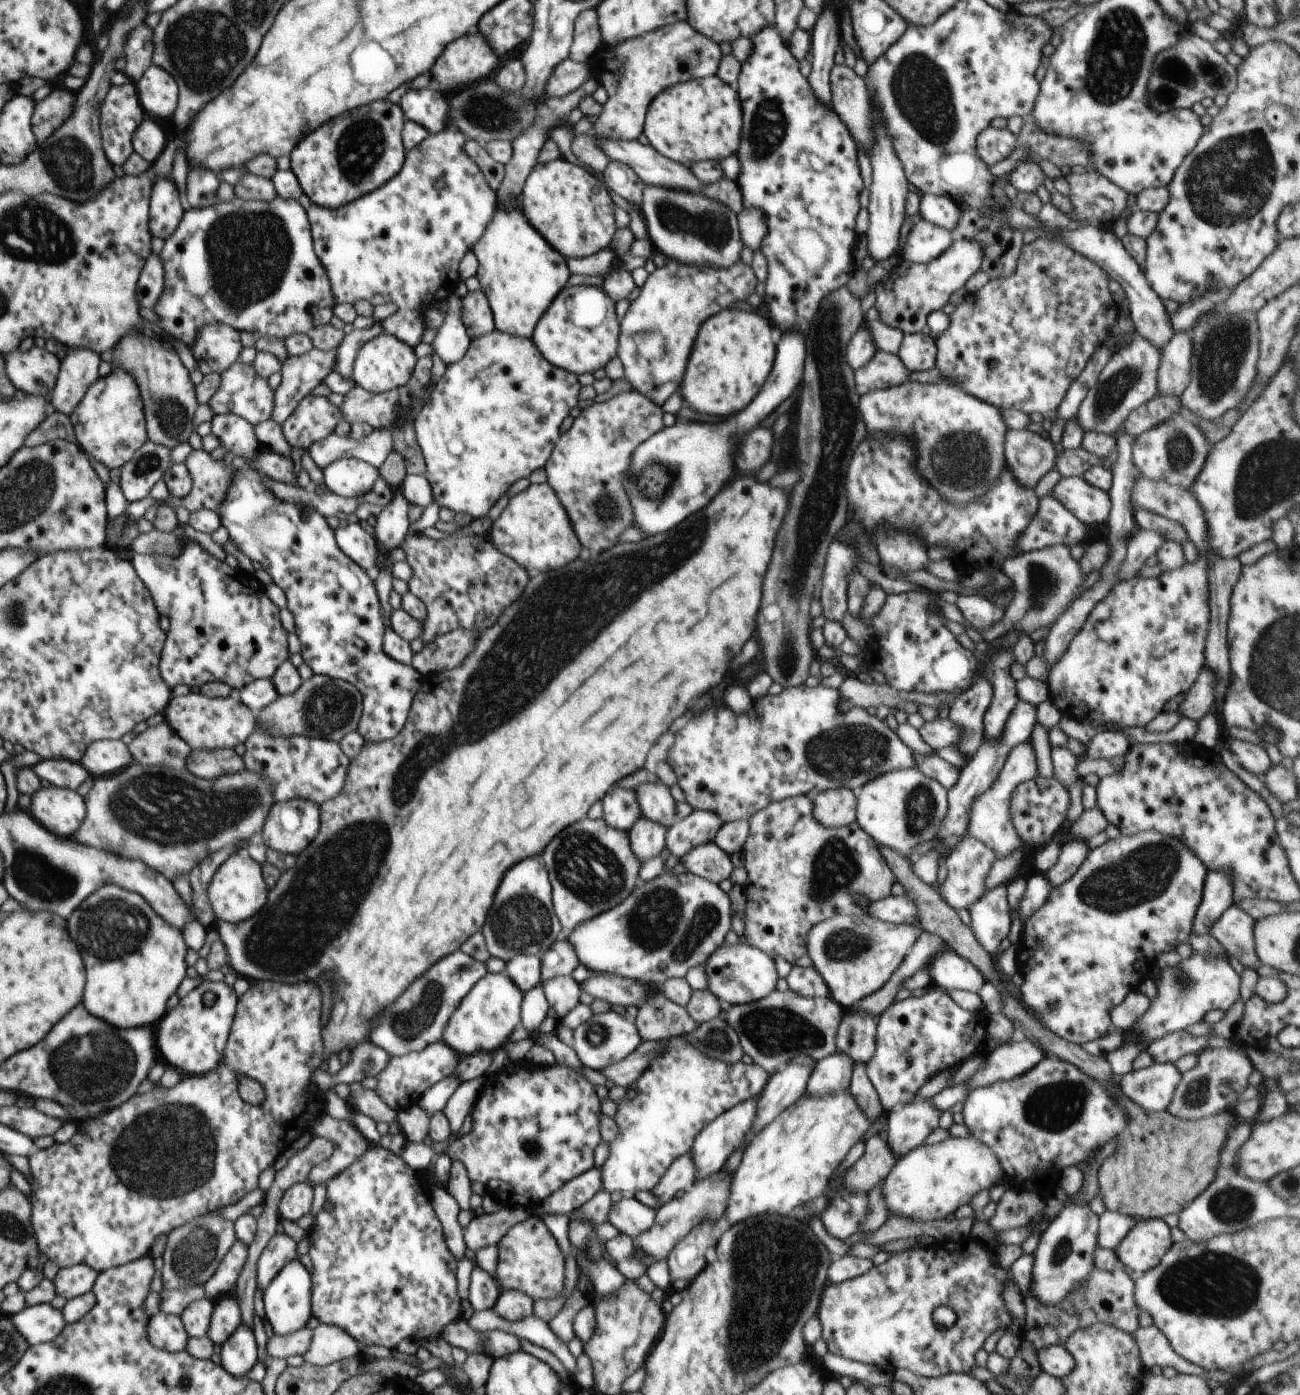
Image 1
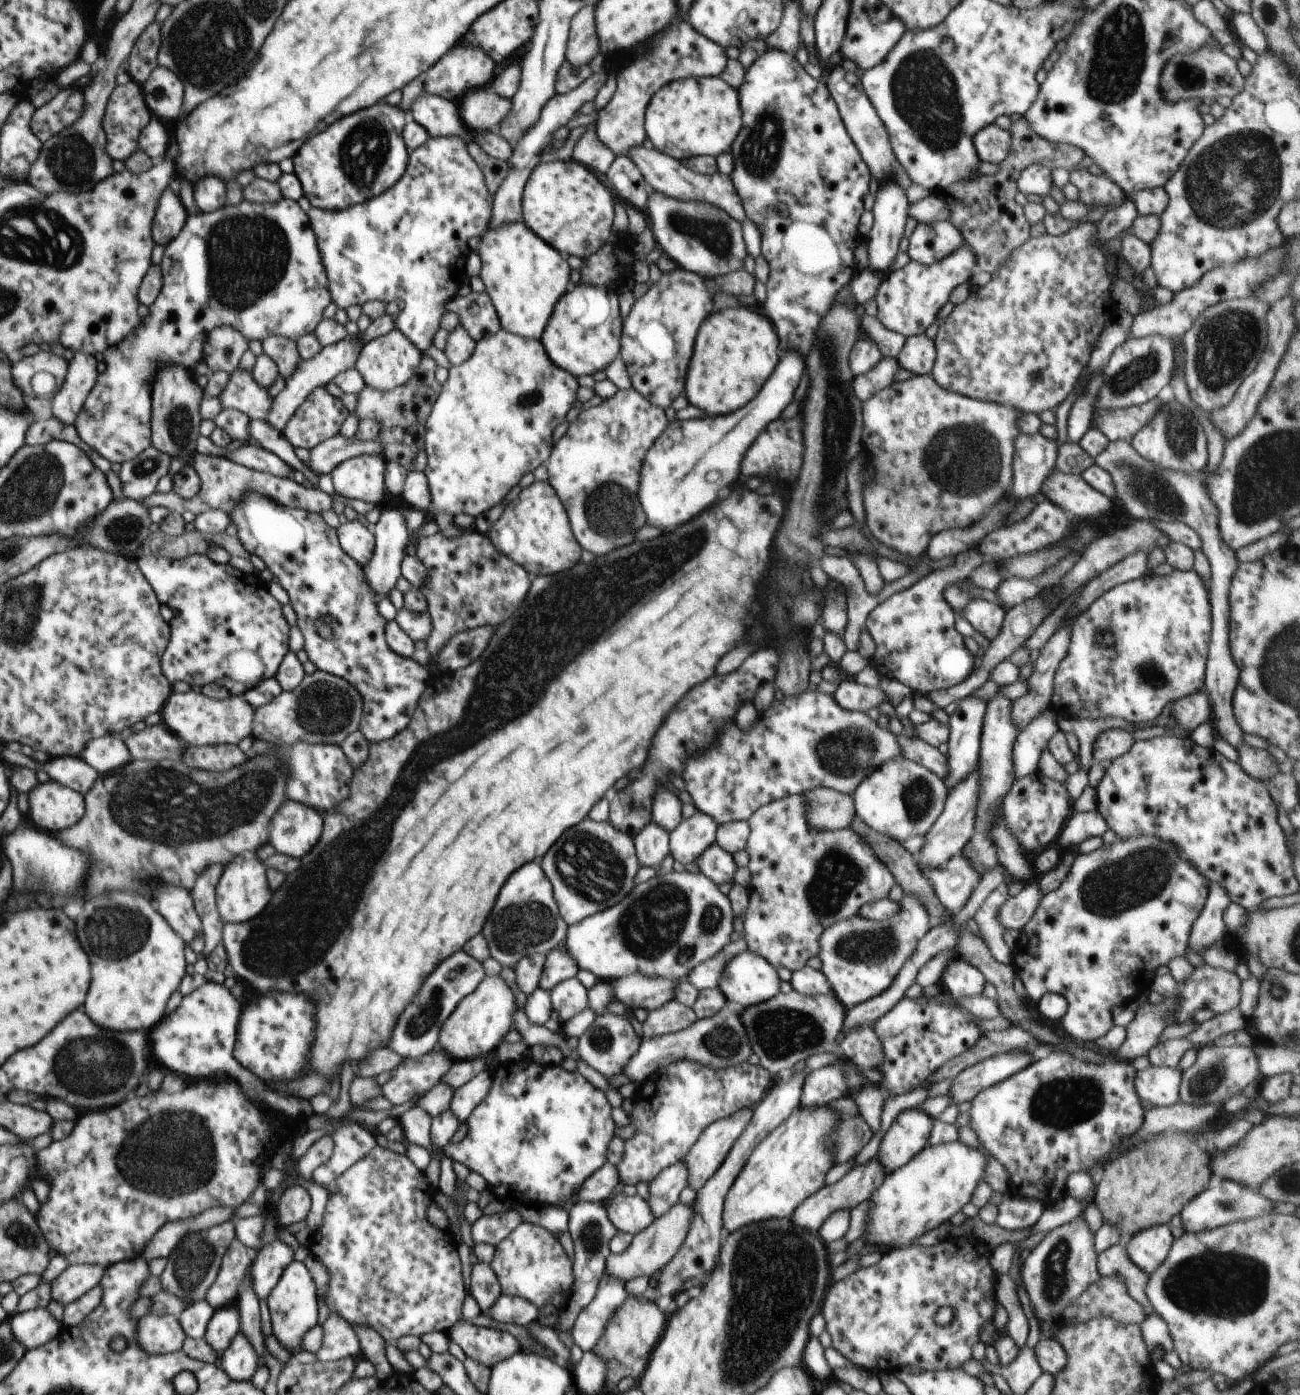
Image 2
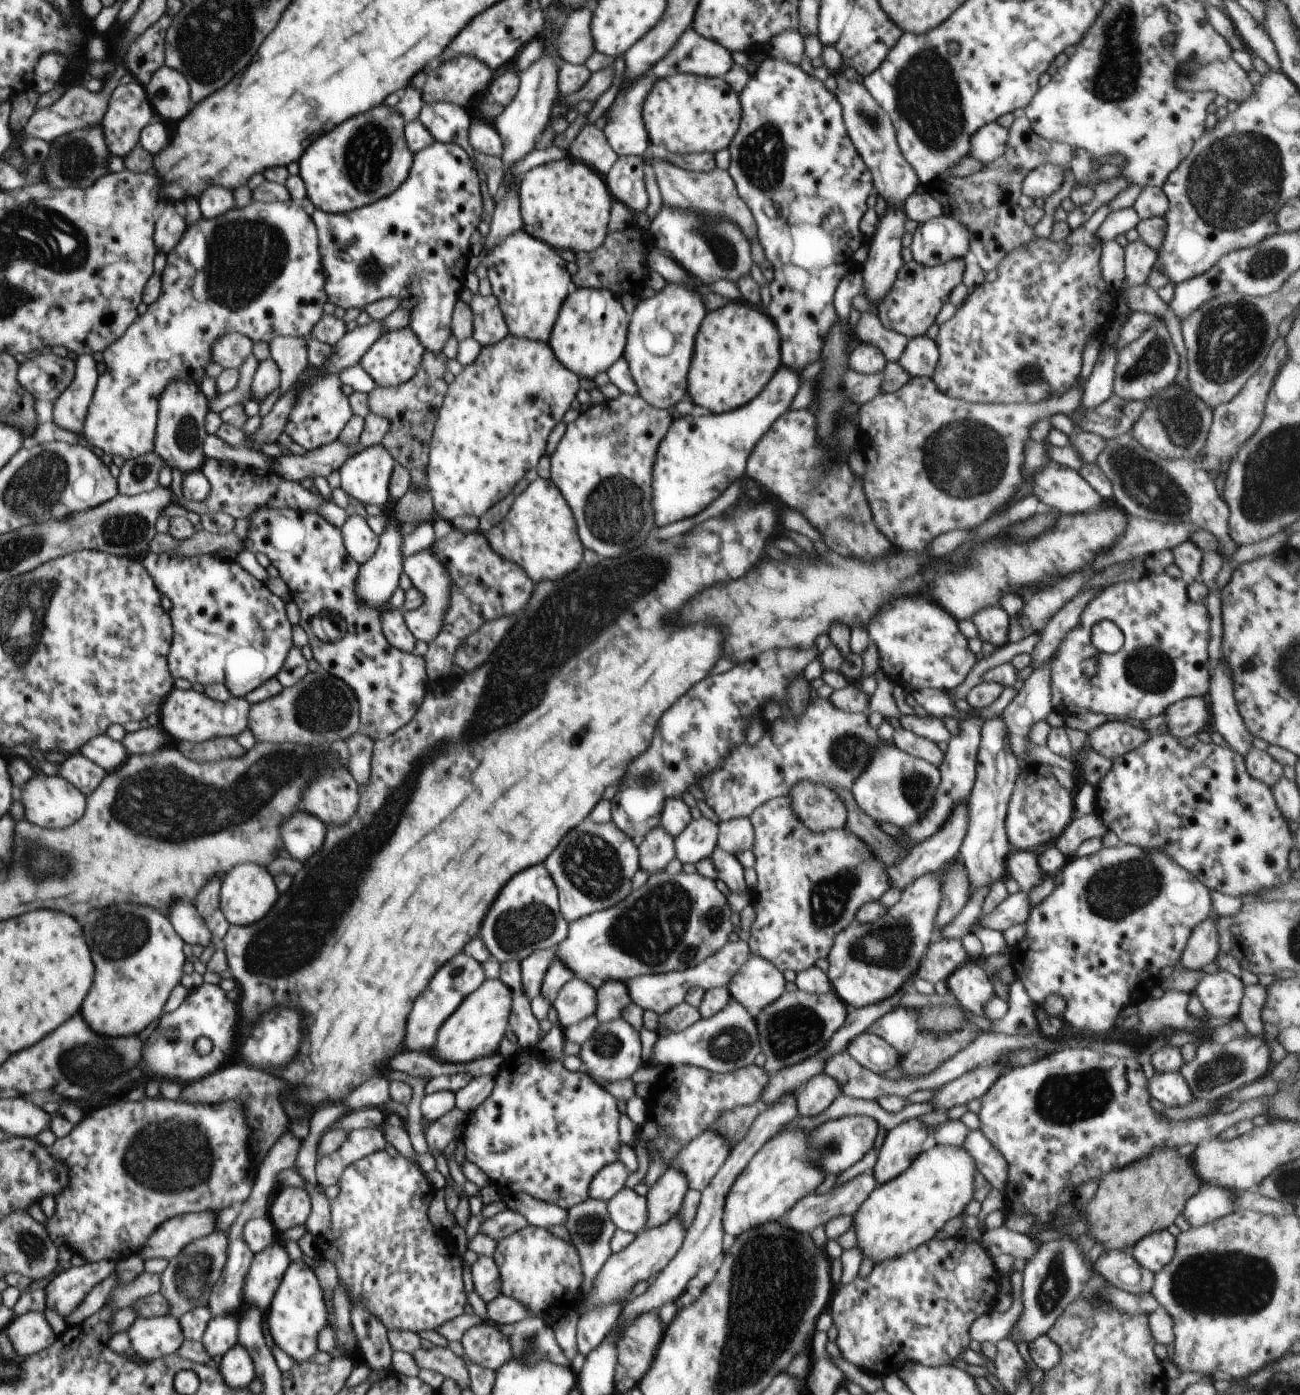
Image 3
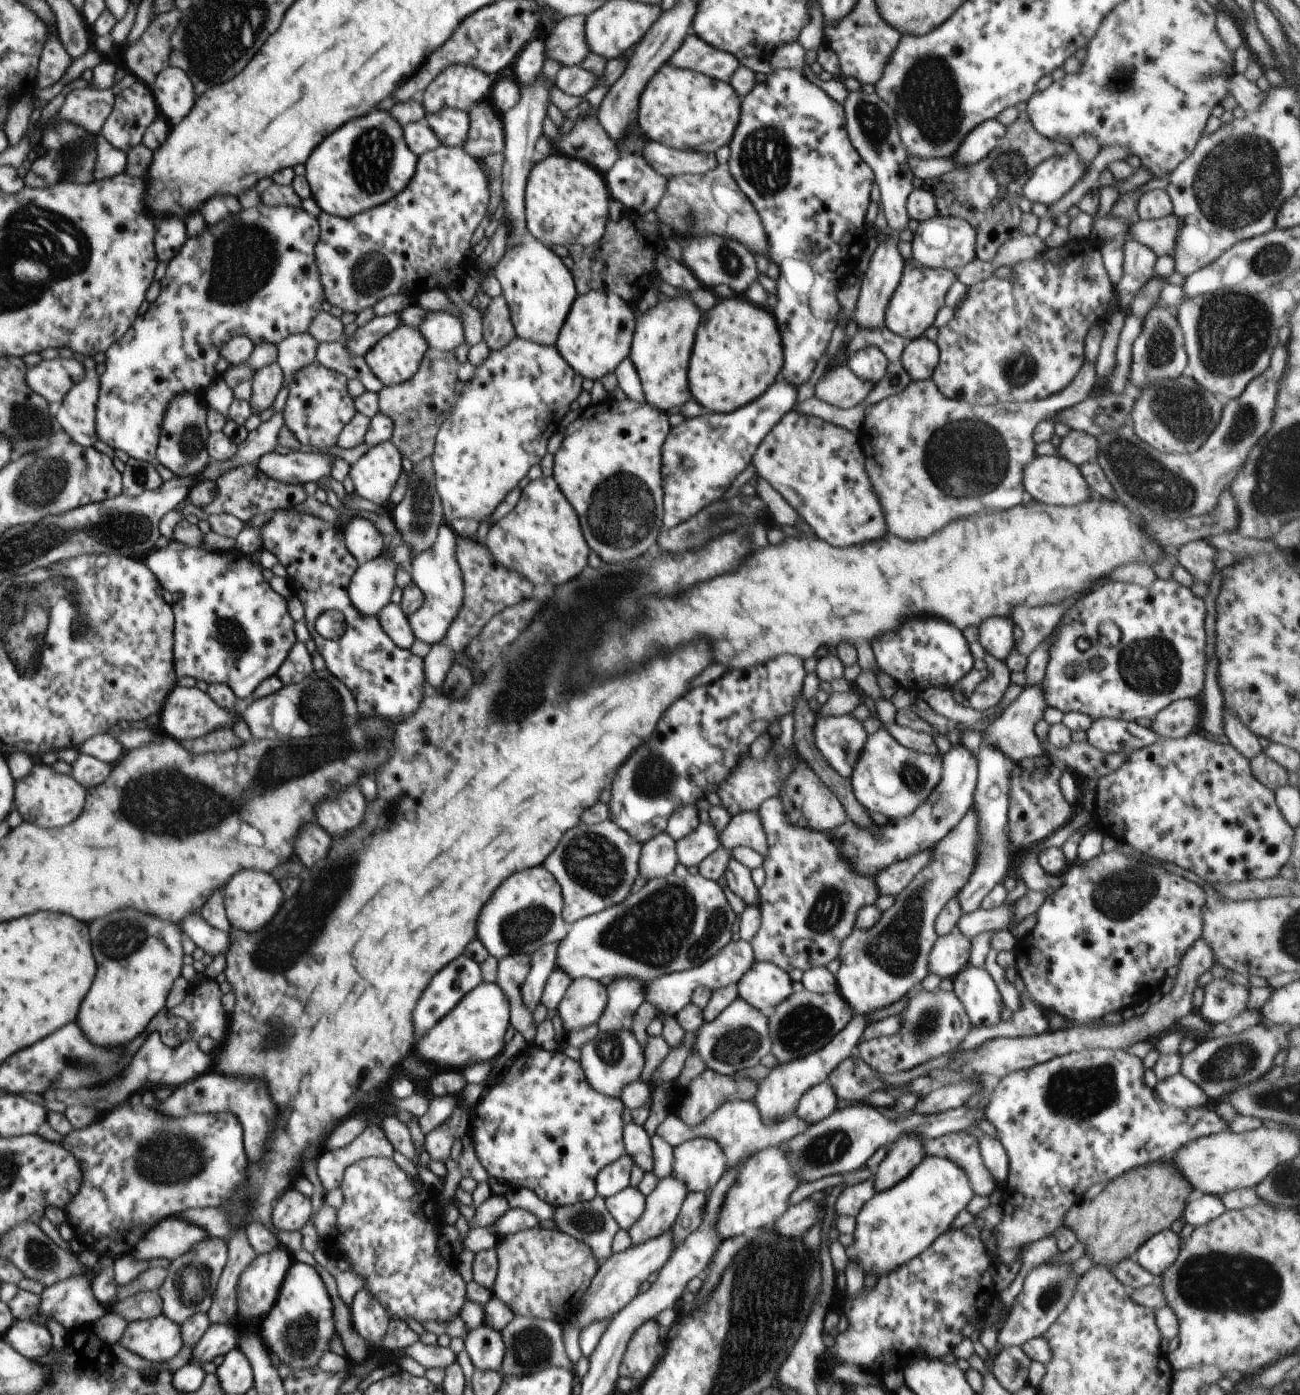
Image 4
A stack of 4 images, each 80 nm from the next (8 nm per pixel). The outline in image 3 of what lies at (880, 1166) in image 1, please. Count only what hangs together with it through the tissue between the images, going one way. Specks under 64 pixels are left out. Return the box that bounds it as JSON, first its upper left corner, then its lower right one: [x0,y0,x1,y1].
[782,1174,878,1234]

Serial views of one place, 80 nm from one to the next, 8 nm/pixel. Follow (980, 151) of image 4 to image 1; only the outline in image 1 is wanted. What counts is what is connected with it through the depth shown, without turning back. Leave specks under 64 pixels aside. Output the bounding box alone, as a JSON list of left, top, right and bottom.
[977,125,1017,166]

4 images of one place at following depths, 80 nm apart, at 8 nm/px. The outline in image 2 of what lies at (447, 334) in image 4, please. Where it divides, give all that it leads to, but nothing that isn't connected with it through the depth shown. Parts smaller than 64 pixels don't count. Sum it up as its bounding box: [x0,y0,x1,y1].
[307,137,494,353]

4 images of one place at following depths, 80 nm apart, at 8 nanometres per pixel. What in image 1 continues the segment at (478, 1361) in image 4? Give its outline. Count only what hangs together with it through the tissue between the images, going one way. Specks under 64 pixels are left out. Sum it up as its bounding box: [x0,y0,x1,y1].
[441,1317,521,1359]

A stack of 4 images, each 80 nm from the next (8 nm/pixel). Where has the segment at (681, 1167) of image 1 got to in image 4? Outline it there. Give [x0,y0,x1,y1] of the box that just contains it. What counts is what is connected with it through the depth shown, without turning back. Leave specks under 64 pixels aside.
[628,1176,688,1246]

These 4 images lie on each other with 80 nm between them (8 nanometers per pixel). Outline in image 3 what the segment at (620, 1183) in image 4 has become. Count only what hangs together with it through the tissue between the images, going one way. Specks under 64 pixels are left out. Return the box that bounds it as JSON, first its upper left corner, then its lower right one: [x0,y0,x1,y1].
[589,1160,629,1202]

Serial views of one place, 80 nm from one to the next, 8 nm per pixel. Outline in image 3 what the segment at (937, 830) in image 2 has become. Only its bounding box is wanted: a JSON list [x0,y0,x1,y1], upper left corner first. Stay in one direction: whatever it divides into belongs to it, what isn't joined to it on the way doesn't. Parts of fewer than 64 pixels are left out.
[886,802,970,890]

